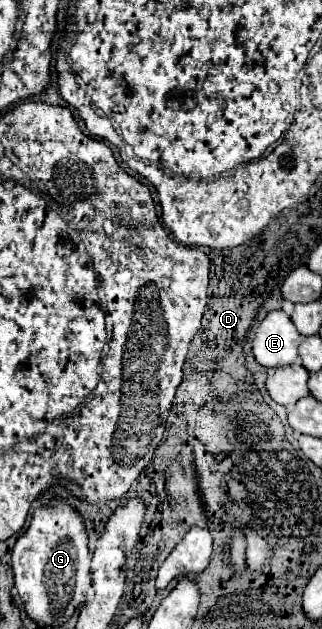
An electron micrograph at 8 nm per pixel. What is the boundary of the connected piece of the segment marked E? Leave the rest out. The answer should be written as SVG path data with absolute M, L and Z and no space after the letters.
M270 311L254 331L252 351L260 365L280 367L298 359L302 335L284 311Z

